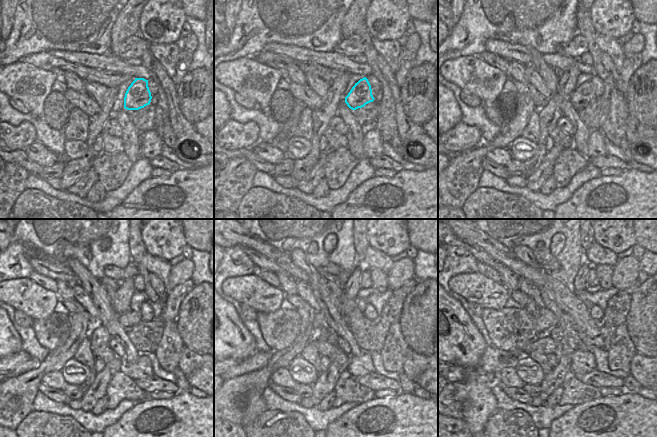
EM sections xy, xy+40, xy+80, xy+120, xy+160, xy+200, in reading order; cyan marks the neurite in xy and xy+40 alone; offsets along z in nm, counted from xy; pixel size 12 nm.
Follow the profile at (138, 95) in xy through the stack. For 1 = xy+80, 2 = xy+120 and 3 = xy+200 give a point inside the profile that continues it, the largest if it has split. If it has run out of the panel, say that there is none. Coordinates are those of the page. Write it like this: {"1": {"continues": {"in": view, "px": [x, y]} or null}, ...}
{"1": {"continues": {"in": "xy+80", "px": [583, 95]}}, "2": {"continues": {"in": "xy+120", "px": [132, 317]}}, "3": {"continues": {"in": "xy+200", "px": [568, 319]}}}

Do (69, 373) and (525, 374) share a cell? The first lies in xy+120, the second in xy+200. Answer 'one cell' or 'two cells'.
one cell

